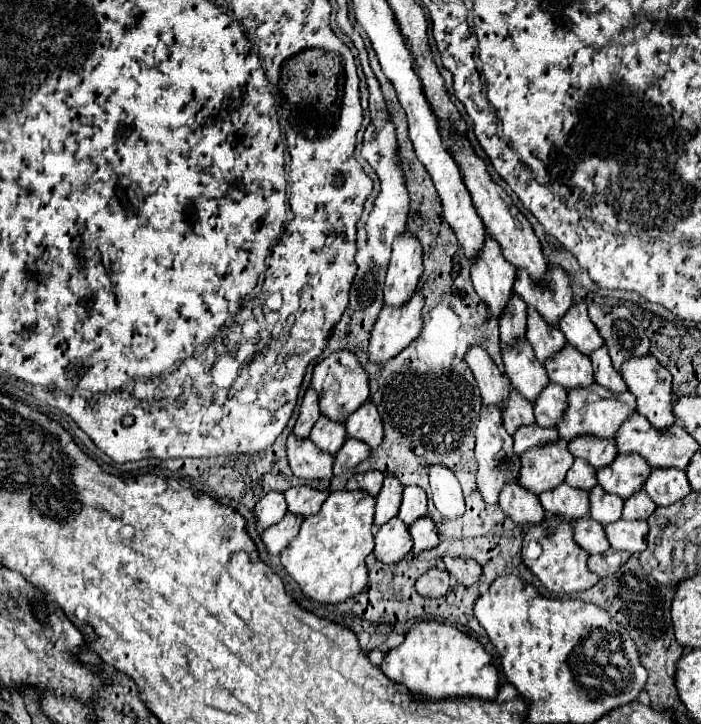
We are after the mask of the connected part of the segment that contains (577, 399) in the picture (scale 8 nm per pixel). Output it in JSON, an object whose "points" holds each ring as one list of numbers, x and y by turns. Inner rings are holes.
{"points":[[592,385,594,393,596,393,596,401,592,401,592,389,572,389,568,393,568,413,564,415,564,421,558,425,558,435,564,441,572,441,576,437,582,435,592,435,592,437,600,437,600,439,614,439,618,435,618,429,622,427,622,423,626,419,630,419,636,411,636,397,632,397,632,393,612,393,600,385]]}

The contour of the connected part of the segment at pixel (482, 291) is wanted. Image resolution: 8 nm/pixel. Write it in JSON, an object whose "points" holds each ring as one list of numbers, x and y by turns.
{"points":[[486,237,486,249,472,265,472,283,476,293,486,301,492,315,502,317,508,301,512,299,512,287,516,281,516,269,504,261,496,241]]}

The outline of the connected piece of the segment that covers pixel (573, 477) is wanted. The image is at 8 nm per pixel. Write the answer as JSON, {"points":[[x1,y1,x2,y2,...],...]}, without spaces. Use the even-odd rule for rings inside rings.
{"points":[[574,461,572,469,566,475,566,485,584,489,584,491,592,491,598,485,596,471,586,461]]}

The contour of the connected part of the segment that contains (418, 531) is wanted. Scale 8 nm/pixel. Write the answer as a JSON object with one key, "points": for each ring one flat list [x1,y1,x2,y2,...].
{"points":[[422,517,420,521,416,521,416,525,410,527,410,535,414,539,414,553,422,553,438,545,438,531,430,517]]}

